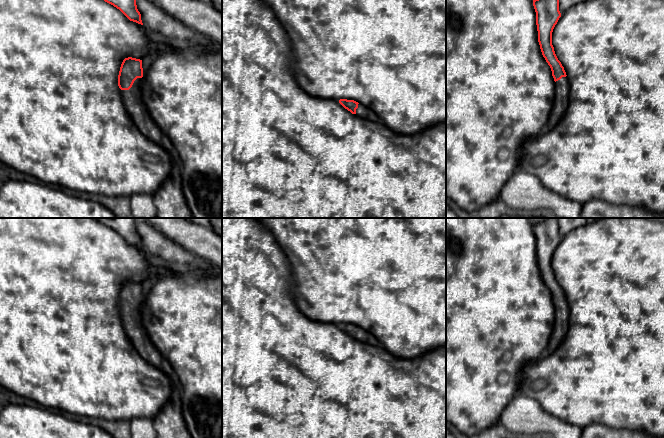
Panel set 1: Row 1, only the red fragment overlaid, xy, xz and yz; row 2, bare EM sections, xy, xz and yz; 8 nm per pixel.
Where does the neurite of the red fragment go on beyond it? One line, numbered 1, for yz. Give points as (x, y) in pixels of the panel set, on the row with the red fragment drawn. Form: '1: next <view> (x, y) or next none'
1: next yz (558, 110)

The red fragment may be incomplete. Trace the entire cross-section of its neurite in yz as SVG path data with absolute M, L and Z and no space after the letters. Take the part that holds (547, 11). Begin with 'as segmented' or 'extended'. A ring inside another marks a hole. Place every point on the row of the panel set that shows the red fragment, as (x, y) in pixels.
extended; M533 0L536 12L538 42L543 57L551 68L555 81L555 100L543 132L552 130L562 119L568 105L569 83L566 72L558 60L552 45L552 32L561 13L559 0Z

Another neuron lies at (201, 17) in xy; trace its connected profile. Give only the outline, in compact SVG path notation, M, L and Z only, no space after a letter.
M151 0L183 25L222 45L222 13L198 0Z

